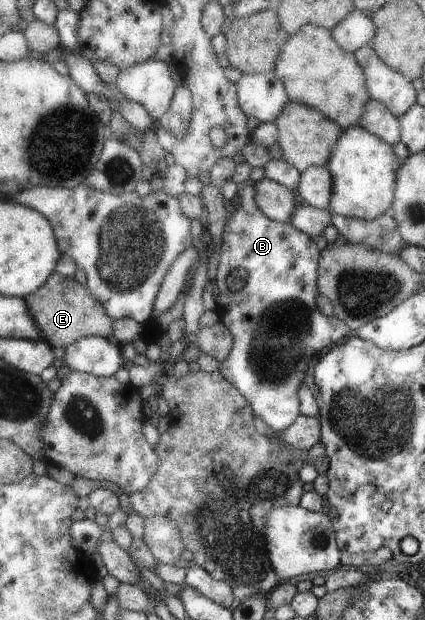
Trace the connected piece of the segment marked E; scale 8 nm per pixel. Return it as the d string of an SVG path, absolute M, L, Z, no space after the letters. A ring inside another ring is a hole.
M53 271L47 282L24 297L27 310L37 324L43 338L53 348L63 347L87 336L111 338L113 334L113 318L105 312L105 308L93 298L87 285L75 282L73 277L65 277Z

